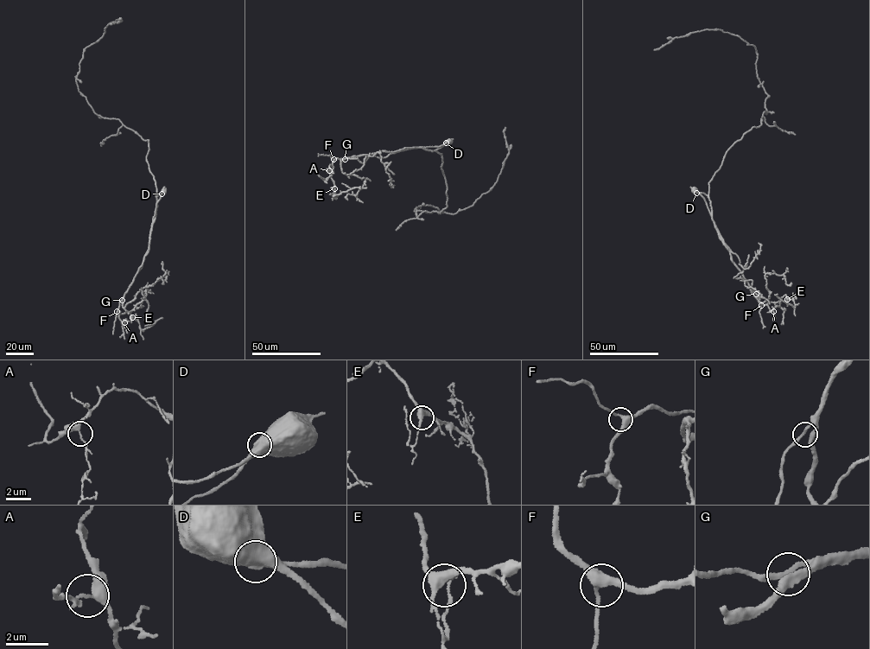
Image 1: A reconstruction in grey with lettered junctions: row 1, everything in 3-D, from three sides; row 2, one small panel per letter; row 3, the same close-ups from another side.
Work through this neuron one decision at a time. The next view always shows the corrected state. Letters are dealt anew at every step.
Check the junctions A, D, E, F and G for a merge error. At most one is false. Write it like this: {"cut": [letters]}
{"cut": ["D"]}

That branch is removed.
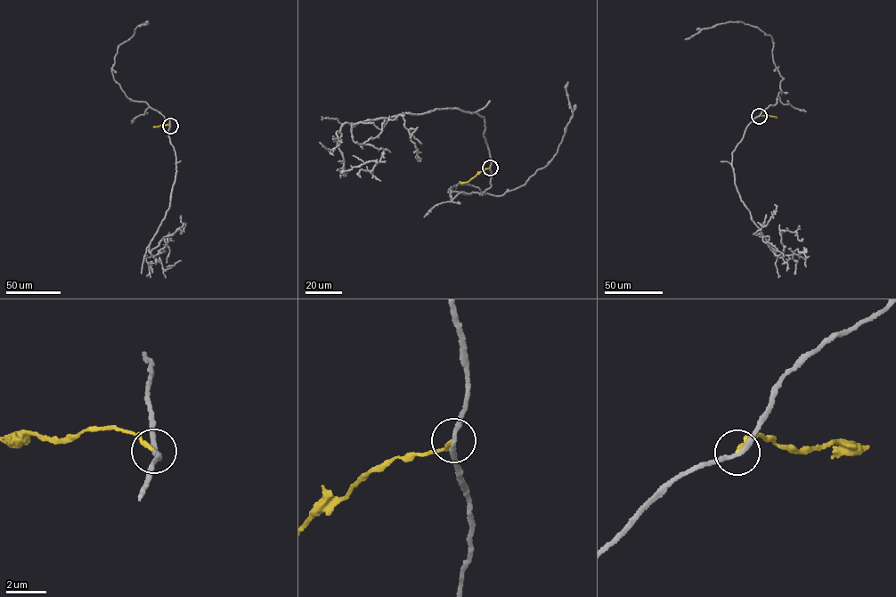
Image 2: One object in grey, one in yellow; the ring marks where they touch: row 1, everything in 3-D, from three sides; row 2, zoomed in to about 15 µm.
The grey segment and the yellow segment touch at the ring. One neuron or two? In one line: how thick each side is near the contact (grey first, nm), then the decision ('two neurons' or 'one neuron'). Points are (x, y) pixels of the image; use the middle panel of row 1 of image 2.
240 nm thick on the grey side, 190 nm on the other; two neurons

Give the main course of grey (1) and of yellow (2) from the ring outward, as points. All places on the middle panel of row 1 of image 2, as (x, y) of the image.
1: (490, 167), (475, 112), (351, 126), (381, 129), (400, 115), (421, 158)
2: (490, 167), (460, 183)

